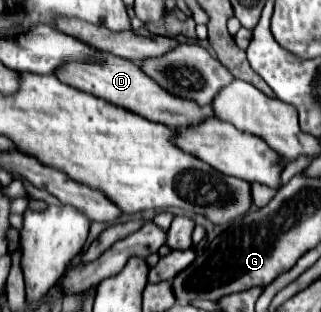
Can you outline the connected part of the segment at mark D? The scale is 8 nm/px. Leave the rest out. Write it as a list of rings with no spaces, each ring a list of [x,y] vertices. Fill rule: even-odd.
[[[96,51],[96,55],[102,55],[102,67],[74,67],[74,63],[70,63],[70,67],[62,67],[62,71],[58,71],[56,77],[76,89],[82,89],[84,93],[90,93],[112,105],[124,107],[148,121],[162,123],[172,129],[198,125],[214,117],[214,109],[210,105],[198,105],[192,99],[180,99],[178,95],[172,95],[170,91],[160,87],[154,79],[150,79],[134,61],[118,59],[116,55],[106,55],[100,51]]]

